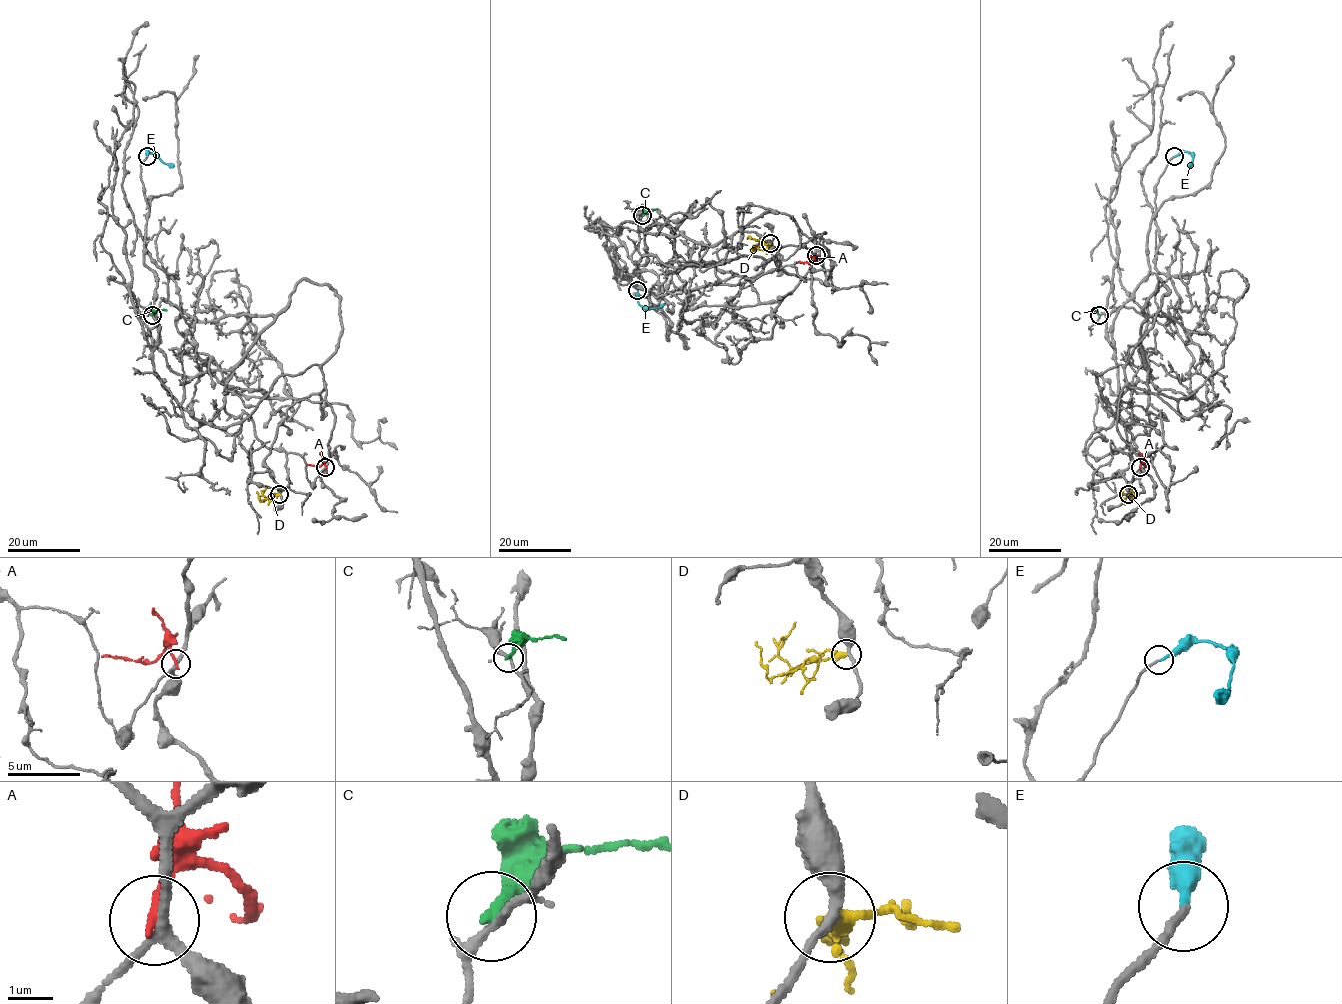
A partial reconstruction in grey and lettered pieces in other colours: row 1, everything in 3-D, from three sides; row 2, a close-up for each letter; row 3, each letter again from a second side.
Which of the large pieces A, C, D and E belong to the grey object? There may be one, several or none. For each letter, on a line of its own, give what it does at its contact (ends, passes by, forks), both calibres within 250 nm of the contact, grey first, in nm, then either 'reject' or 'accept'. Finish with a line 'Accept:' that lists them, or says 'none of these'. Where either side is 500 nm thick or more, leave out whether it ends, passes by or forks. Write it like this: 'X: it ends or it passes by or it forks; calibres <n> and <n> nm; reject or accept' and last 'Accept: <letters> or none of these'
A: it ends; calibres 220 and 170 nm; reject
C: it ends; calibres 200 and 200 nm; reject
D: it passes by; calibres 280 and 280 nm; reject
E: it ends; calibres 180 and 180 nm; accept
Accept: E

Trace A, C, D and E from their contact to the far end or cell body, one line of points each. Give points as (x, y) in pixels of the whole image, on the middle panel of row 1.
A: (816, 255), (810, 263), (797, 262)
C: (643, 215), (648, 209), (657, 209)
D: (770, 244), (747, 238)
E: (637, 290), (638, 303), (644, 307), (664, 304)

